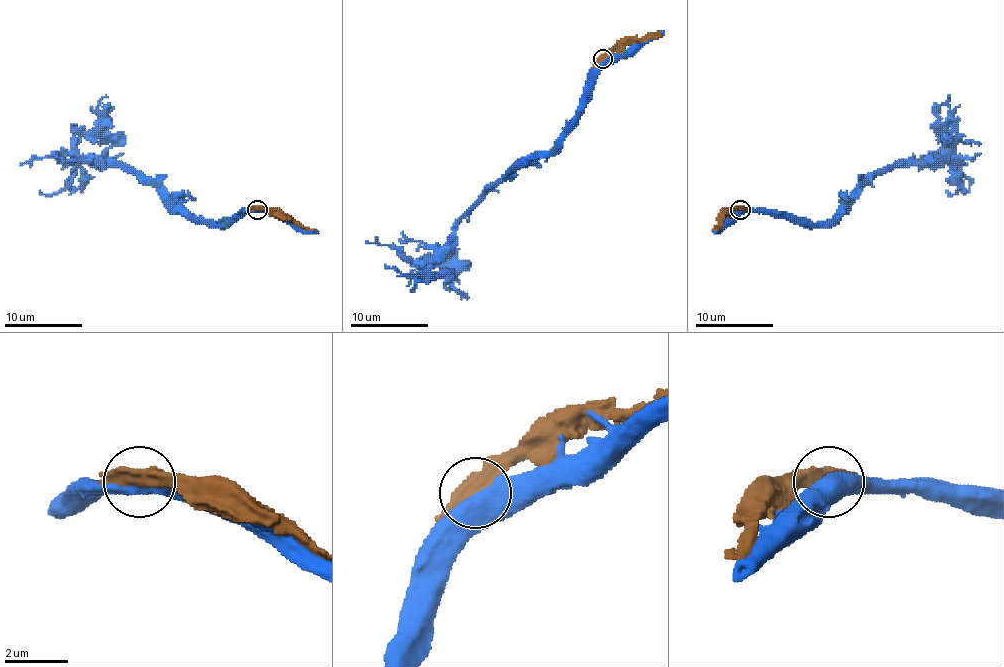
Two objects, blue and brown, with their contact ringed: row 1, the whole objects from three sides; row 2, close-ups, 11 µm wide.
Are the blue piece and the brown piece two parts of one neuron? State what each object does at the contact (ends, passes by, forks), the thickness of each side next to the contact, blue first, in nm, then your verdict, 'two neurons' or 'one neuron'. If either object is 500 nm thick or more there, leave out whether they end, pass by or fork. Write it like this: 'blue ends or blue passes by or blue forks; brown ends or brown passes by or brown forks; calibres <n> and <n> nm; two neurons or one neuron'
calibres 550 and 440 nm; two neurons

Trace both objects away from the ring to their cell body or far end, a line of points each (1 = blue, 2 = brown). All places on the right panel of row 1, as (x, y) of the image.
1: (739, 210), (831, 223), (876, 175), (940, 155), (952, 130), (948, 97)
2: (739, 210), (724, 218), (716, 229)

